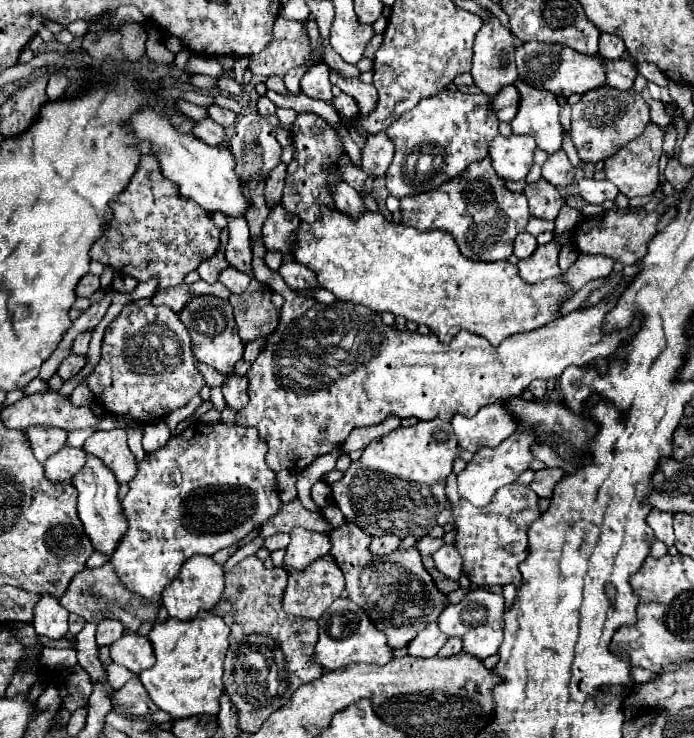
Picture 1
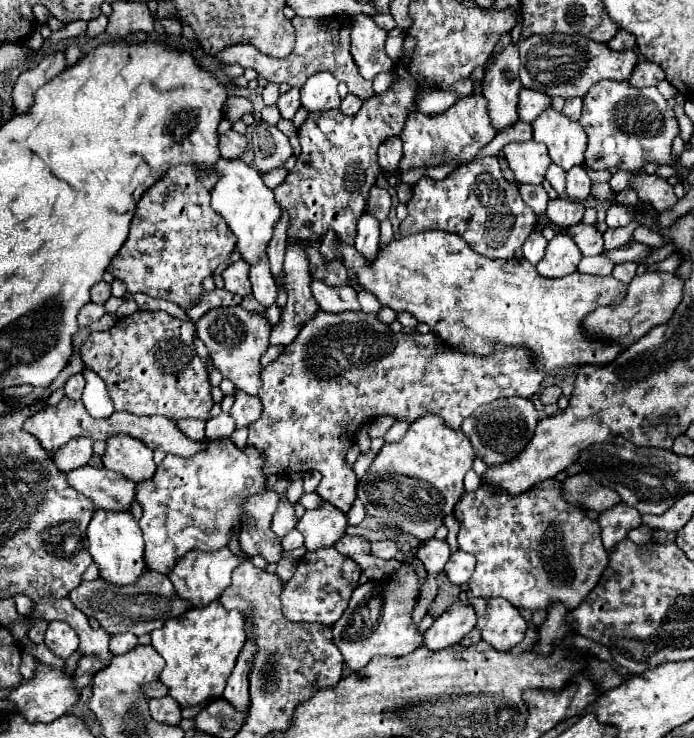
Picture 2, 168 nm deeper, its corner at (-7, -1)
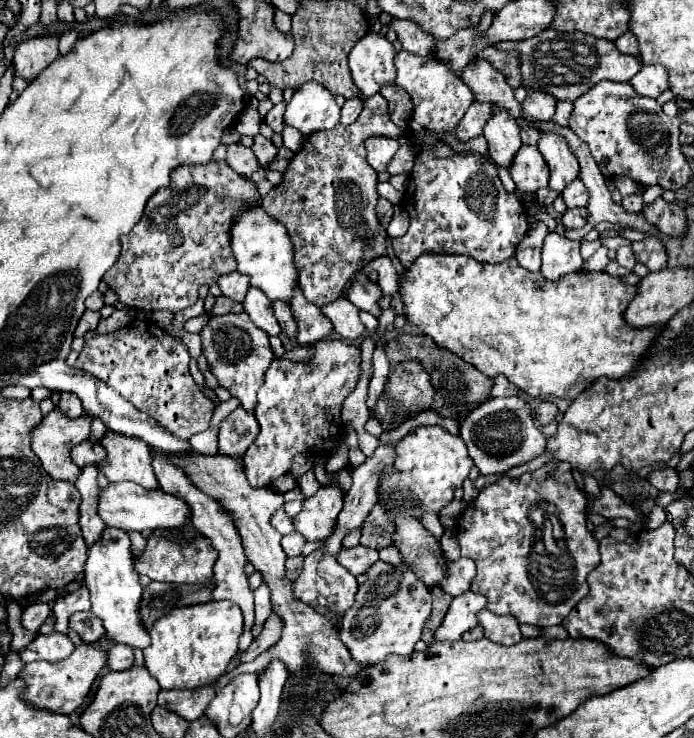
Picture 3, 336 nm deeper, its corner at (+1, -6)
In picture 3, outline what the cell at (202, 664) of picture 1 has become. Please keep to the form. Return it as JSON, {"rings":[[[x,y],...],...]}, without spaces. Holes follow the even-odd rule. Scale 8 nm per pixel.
{"rings":[[[228,600],[204,602],[176,608],[158,618],[150,630],[152,644],[144,650],[146,668],[158,680],[162,690],[200,688],[212,684],[224,674],[228,662],[238,652],[238,638],[244,632],[242,610]]]}

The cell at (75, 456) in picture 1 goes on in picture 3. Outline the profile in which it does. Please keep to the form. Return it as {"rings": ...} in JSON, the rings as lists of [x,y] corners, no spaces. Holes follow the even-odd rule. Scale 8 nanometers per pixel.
{"rings":[[[118,482],[110,484],[106,490],[100,490],[100,504],[98,514],[110,528],[120,528],[124,532],[138,530],[138,532],[152,532],[156,528],[182,528],[192,518],[192,510],[182,498],[166,494],[164,490],[148,490],[136,482]]]}

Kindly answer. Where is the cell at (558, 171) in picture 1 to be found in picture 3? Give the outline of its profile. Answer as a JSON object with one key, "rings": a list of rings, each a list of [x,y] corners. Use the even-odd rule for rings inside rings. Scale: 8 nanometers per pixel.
{"rings":[[[578,178],[578,180],[574,180],[572,184],[568,184],[564,188],[562,198],[564,198],[564,202],[566,202],[568,208],[582,208],[588,202],[588,190],[586,190],[586,186]]]}

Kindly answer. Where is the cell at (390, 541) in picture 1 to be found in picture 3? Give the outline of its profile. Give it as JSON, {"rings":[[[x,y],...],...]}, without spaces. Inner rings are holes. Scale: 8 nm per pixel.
{"rings":[[[354,546],[354,548],[340,548],[338,554],[338,562],[348,568],[354,576],[364,574],[372,564],[378,562],[378,552],[374,548],[366,548],[366,546]]]}

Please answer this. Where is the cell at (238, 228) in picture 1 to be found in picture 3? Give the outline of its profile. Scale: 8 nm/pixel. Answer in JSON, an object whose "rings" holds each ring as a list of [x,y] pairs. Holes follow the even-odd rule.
{"rings":[[[250,288],[248,294],[246,294],[246,300],[244,300],[244,310],[248,312],[250,320],[260,330],[264,330],[268,336],[278,336],[282,332],[280,330],[280,324],[278,324],[278,320],[274,316],[272,302],[266,298],[264,292]]]}

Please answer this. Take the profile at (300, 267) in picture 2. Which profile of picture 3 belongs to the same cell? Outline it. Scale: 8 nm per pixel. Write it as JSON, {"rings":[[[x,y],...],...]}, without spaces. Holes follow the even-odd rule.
{"rings":[[[296,290],[294,292],[294,298],[292,298],[292,314],[294,318],[298,320],[298,344],[300,346],[308,346],[308,344],[314,344],[318,342],[320,338],[326,338],[334,332],[334,326],[332,322],[322,314],[322,310],[314,304],[310,304],[302,290]]]}

